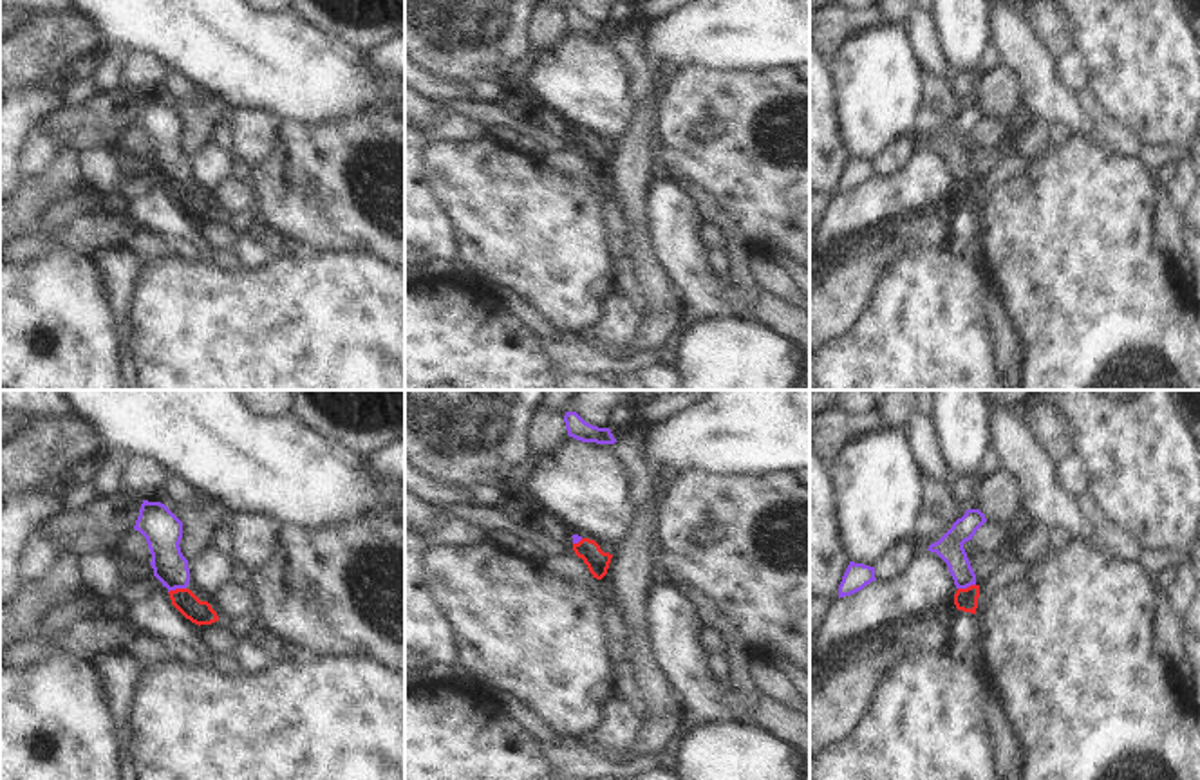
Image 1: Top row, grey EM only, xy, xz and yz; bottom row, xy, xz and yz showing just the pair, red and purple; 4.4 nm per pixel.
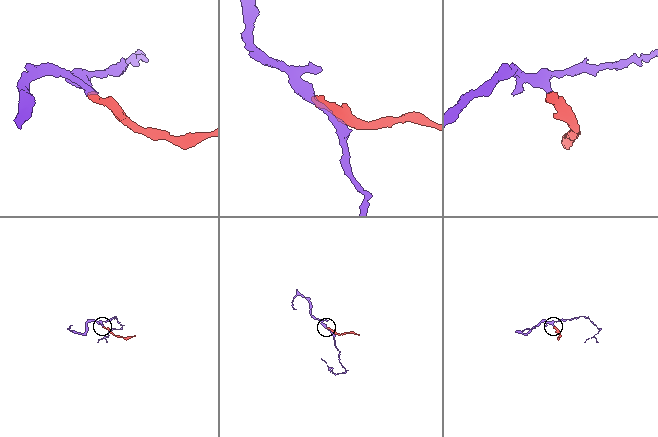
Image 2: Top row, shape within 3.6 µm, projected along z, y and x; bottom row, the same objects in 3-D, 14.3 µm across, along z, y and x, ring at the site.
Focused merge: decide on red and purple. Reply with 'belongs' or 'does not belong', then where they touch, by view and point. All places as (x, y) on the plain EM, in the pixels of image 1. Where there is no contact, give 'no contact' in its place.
belongs | xy (176, 185)

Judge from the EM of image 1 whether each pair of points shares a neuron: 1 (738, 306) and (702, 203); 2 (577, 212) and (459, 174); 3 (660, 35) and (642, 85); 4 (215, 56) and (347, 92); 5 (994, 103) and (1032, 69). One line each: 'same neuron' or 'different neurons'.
1: same neuron
2: same neuron
3: different neurons
4: same neuron
5: different neurons

